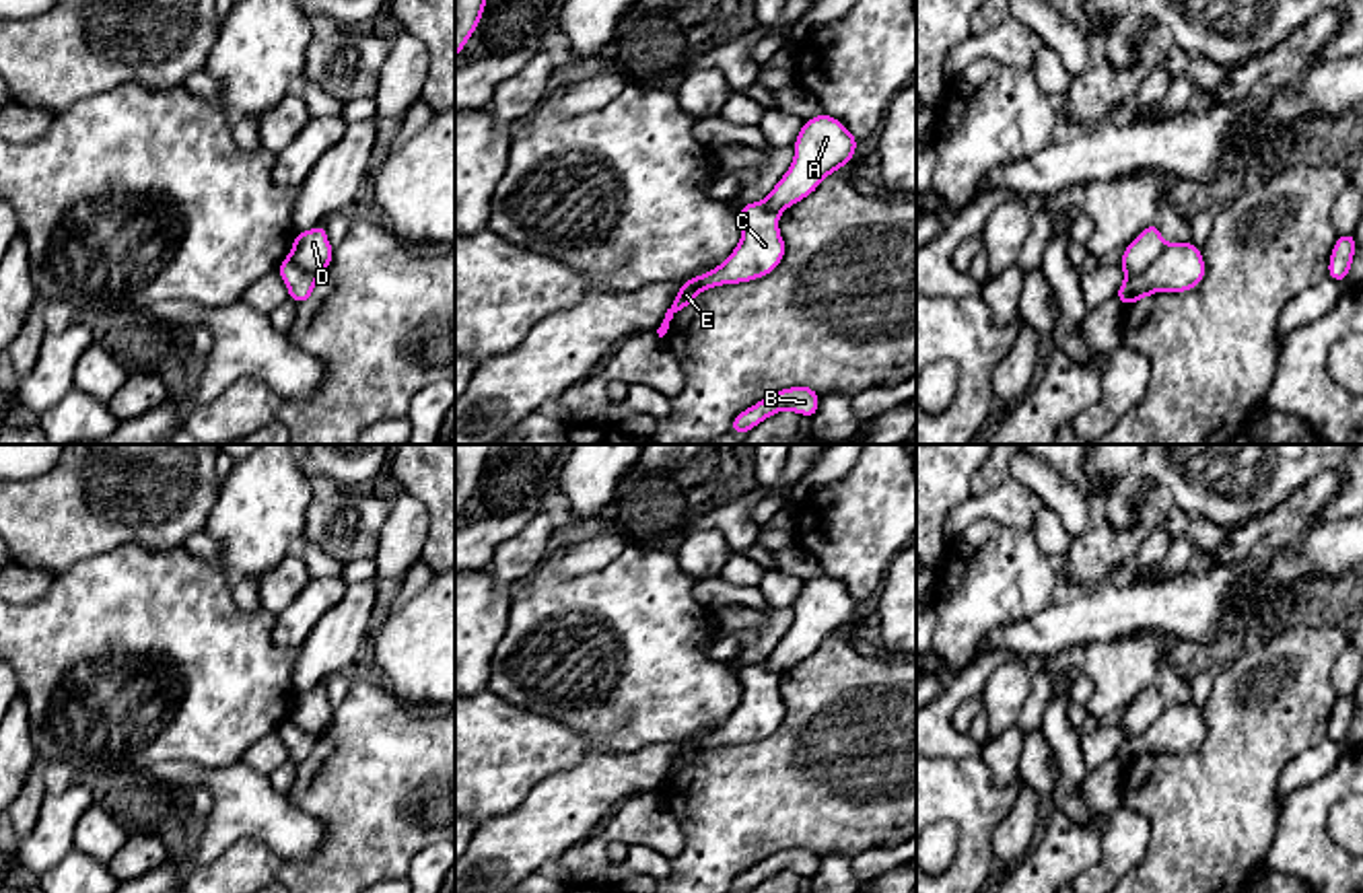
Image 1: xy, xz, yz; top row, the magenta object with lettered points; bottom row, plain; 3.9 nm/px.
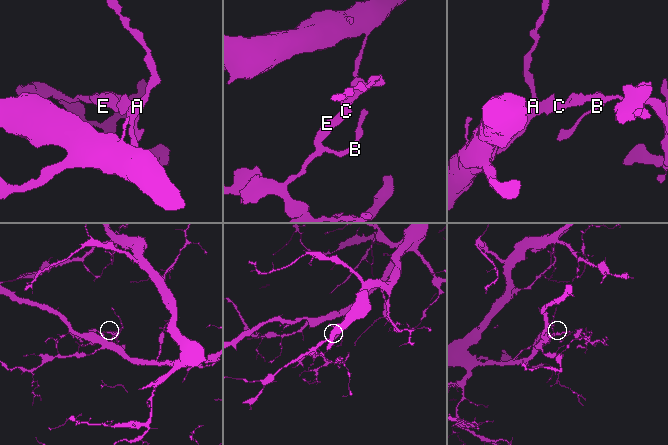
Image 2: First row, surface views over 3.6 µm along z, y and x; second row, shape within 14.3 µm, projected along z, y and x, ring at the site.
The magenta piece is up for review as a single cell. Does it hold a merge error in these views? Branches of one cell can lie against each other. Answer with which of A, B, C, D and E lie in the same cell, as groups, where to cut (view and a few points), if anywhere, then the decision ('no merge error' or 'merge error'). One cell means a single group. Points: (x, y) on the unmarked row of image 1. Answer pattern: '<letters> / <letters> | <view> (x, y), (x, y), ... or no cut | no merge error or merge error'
A D / B C E | yz (1168, 704), (1143, 731), (1127, 739) | merge error

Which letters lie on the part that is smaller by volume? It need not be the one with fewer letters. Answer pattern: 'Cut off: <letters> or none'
Cut off: B, C, E

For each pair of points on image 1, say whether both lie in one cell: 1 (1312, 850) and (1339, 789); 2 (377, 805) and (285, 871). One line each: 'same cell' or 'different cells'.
1: same cell
2: same cell

